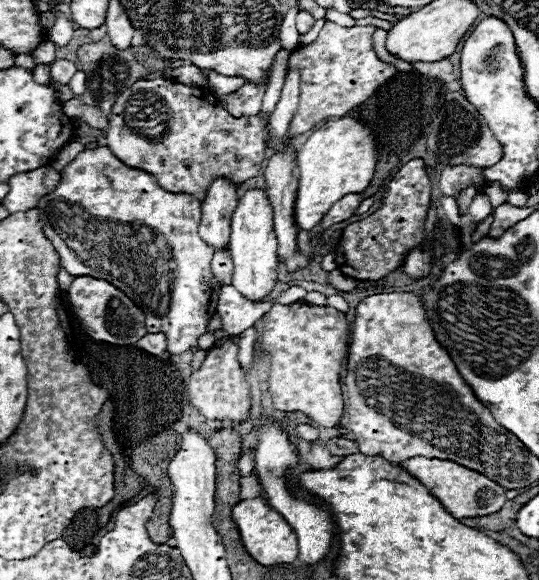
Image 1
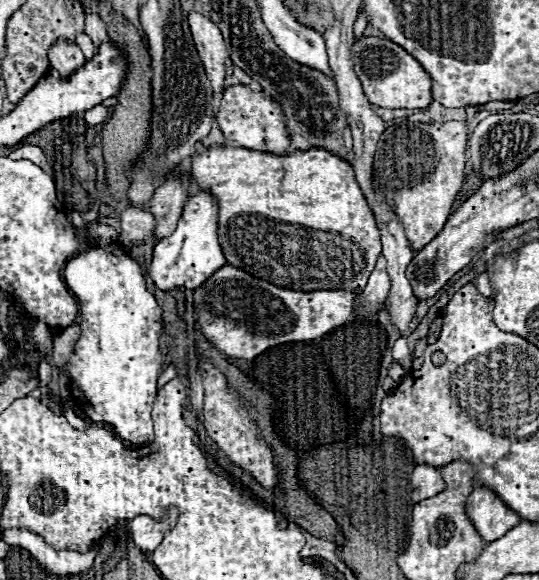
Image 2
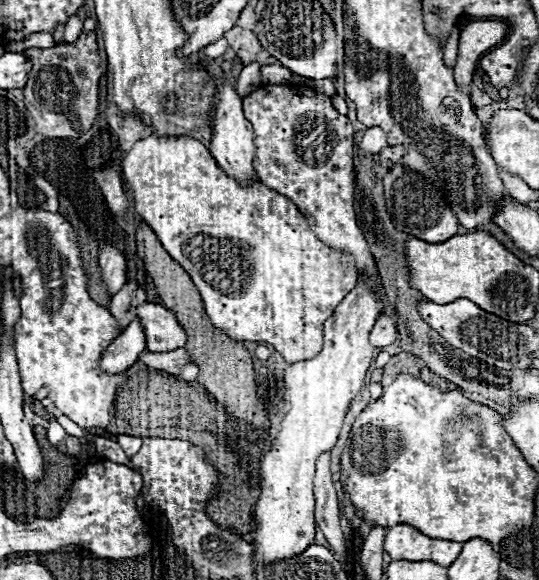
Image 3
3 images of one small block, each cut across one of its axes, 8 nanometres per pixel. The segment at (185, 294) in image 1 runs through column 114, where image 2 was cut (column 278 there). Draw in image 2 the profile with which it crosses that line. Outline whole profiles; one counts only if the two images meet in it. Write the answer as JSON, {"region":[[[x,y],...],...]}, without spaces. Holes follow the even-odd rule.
{"region":[[[210,144],[202,154],[192,156],[192,180],[218,202],[218,242],[228,264],[244,268],[244,272],[270,284],[300,292],[348,288],[348,292],[360,294],[364,290],[382,254],[382,242],[374,214],[348,162],[322,148],[276,156],[228,144]]]}

